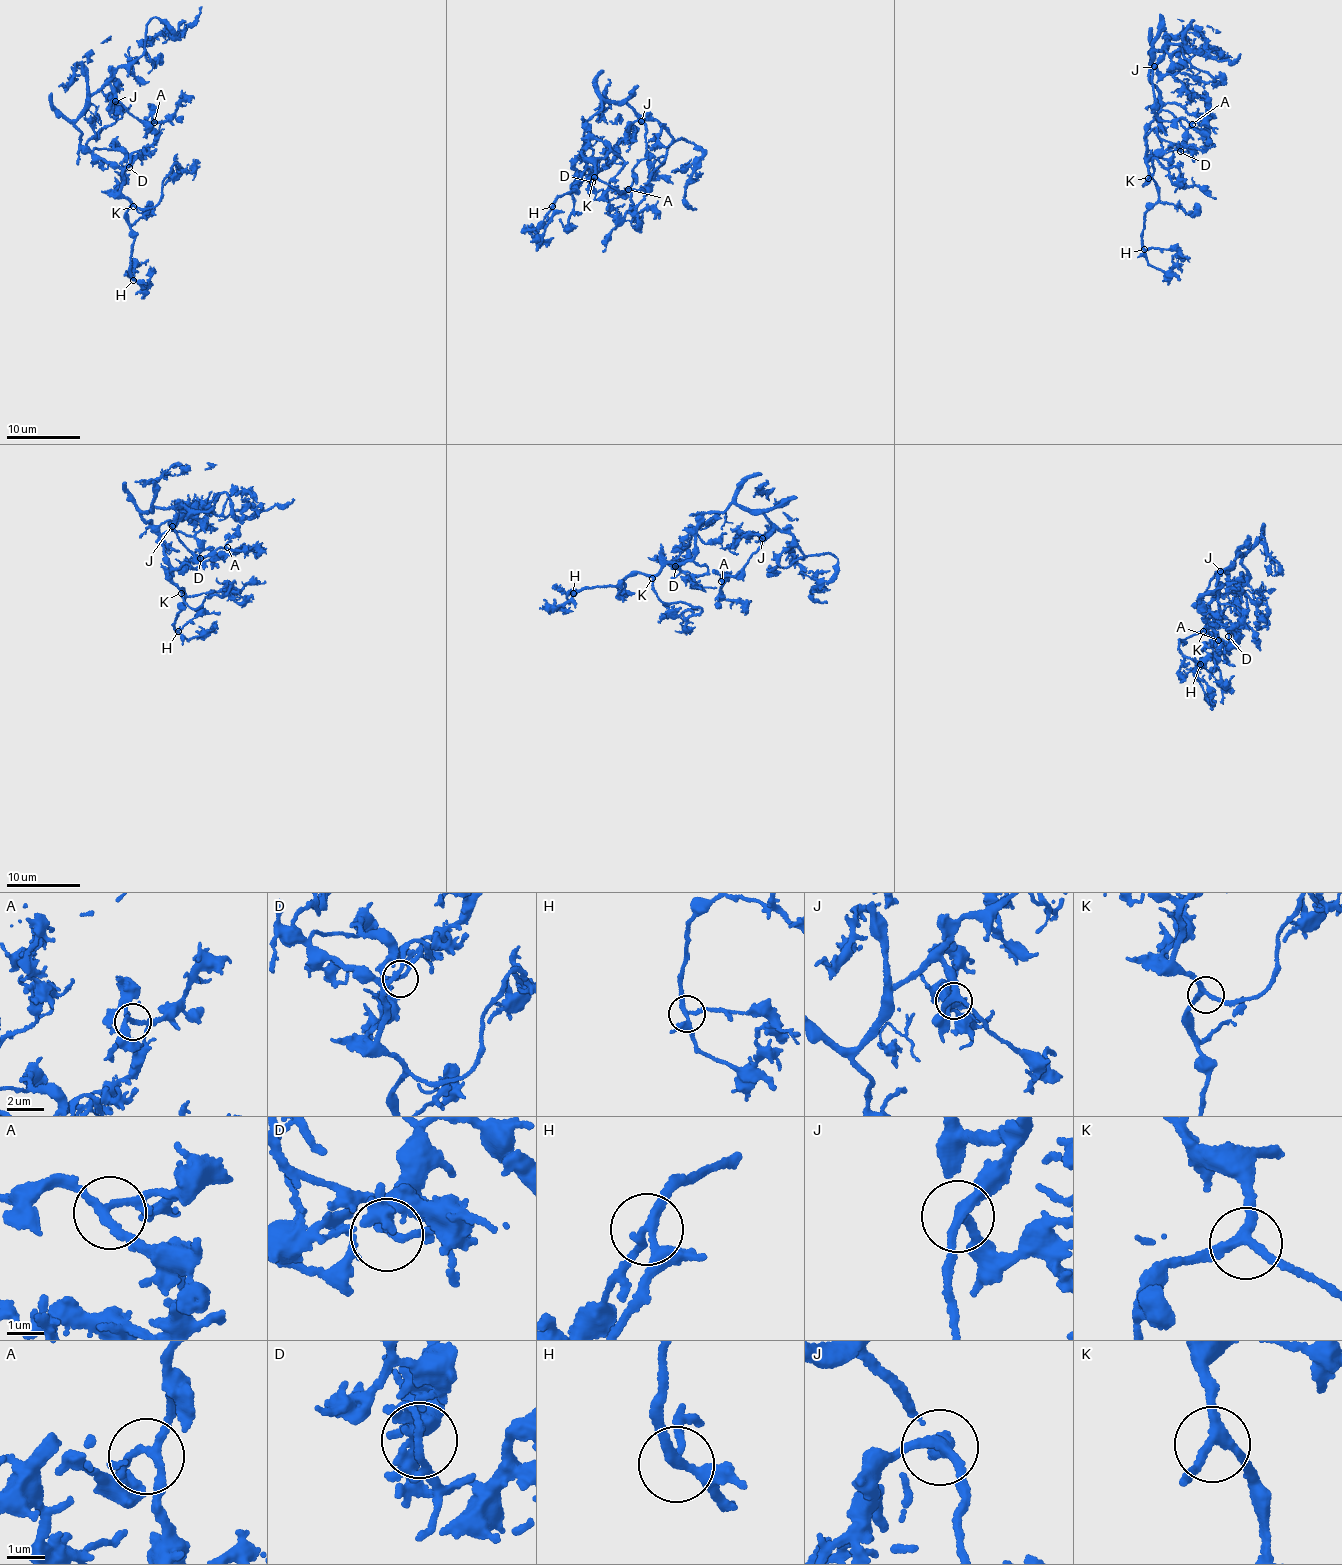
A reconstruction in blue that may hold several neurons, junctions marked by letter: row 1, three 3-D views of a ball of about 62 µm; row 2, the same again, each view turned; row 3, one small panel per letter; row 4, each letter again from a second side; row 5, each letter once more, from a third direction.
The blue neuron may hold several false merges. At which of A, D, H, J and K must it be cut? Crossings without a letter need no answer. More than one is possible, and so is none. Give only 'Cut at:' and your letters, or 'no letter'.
Cut at: no letter

